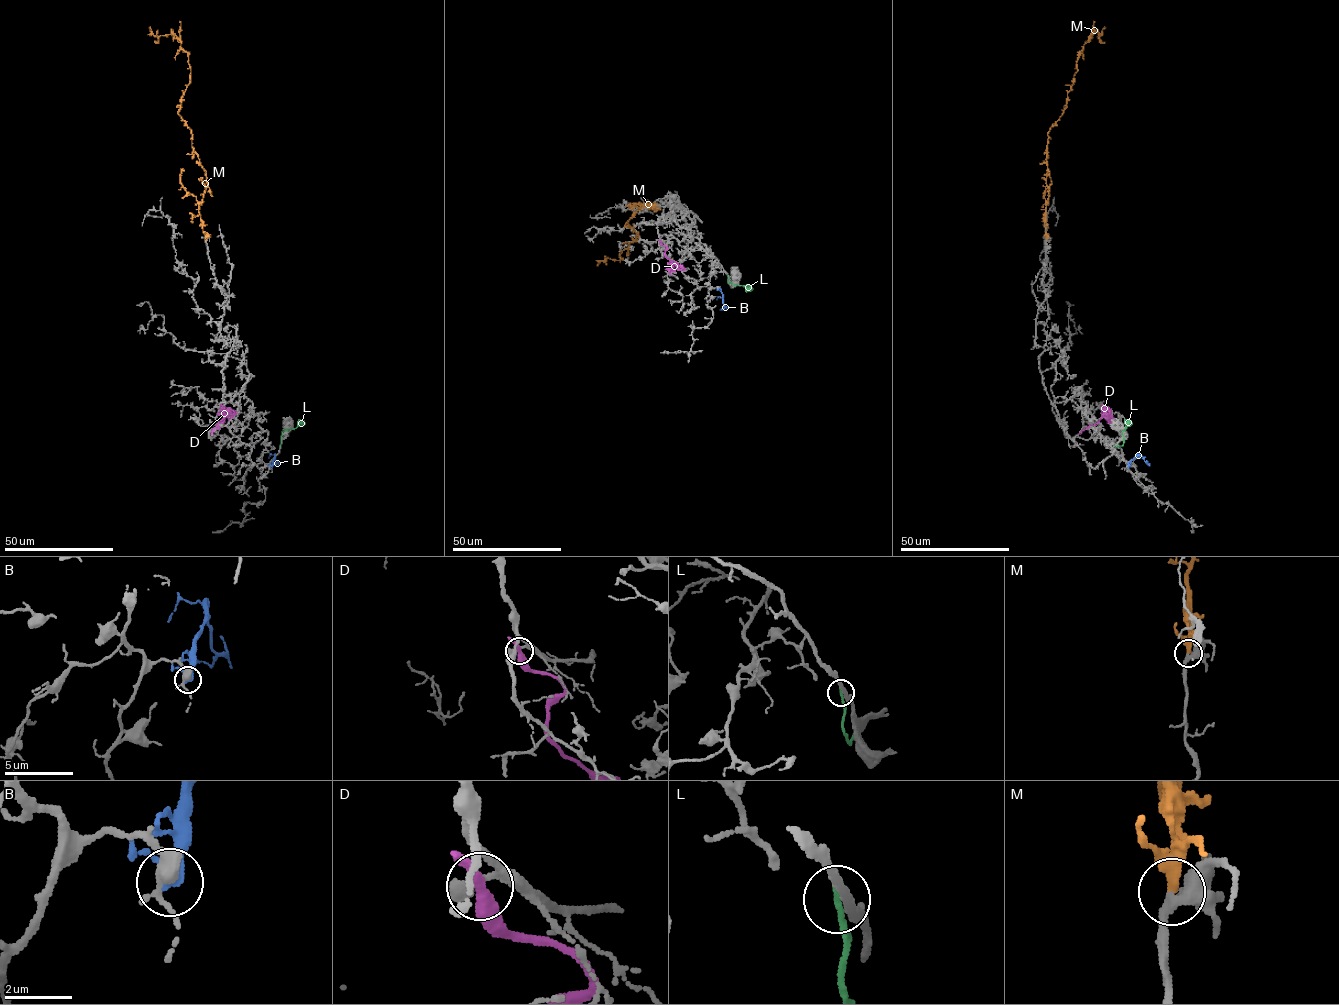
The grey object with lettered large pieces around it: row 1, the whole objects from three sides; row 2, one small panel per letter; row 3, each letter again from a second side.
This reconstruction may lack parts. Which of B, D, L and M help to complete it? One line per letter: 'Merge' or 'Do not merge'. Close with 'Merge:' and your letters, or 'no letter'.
B: Do not merge
D: Do not merge
L: Do not merge
M: Merge
Merge: M

